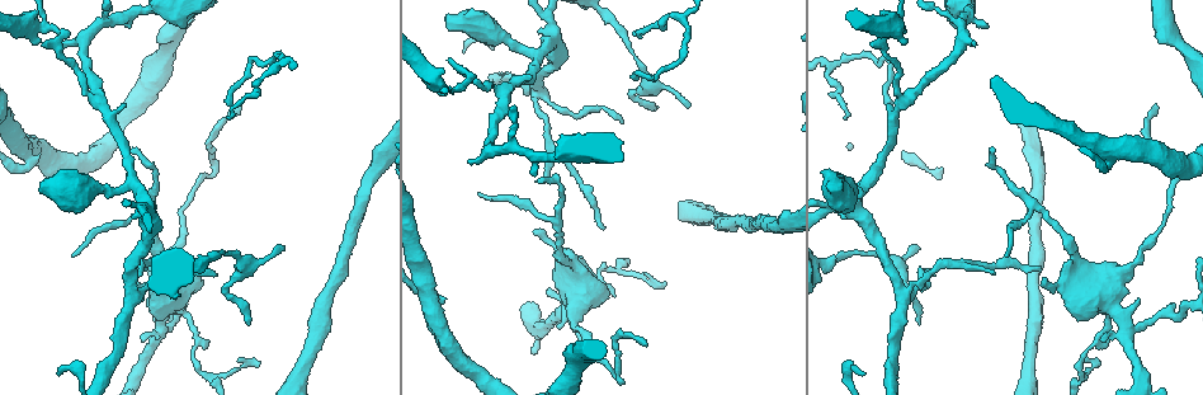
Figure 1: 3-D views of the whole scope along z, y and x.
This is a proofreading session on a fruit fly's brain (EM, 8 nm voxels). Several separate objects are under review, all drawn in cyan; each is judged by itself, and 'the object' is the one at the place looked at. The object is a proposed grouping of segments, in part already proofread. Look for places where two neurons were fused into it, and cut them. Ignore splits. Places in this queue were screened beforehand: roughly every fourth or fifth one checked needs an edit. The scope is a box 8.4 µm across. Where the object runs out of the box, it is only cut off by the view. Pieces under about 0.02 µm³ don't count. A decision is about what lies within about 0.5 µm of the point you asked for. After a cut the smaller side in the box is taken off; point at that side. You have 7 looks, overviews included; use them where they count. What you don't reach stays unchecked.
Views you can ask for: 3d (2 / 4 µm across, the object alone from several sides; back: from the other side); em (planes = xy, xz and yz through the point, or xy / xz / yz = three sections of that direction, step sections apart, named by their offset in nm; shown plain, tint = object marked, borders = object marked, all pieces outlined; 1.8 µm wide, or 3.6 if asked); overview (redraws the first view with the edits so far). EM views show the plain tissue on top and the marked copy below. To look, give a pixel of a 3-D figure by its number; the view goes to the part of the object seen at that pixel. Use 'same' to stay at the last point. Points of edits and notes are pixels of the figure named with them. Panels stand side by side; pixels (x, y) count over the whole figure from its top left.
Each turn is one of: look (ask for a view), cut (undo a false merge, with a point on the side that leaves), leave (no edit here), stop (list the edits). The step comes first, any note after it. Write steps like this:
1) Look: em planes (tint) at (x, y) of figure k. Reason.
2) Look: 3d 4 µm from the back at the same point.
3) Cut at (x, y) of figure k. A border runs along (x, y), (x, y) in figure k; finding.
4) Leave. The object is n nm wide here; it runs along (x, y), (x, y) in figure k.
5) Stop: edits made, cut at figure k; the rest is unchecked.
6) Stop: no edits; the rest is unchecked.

Look: em planes (tint) at (159, 328) of figure 1. Small branch off a trunk.

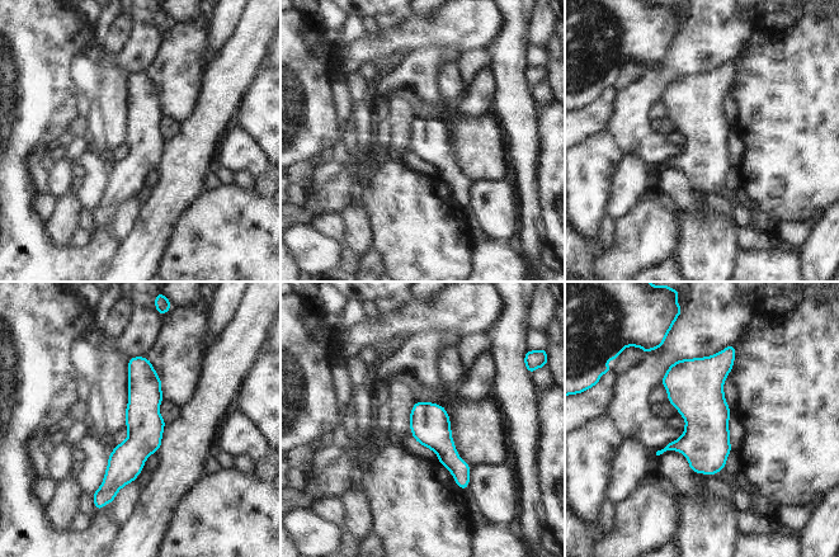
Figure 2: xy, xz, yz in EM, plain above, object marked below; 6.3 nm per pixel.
Leave. It runs along (141, 359), (141, 443), (109, 494) in figure 2; all the same neuron.

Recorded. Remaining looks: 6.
Look: em yz step 16 (borders) at (534, 92) of figure 1. Sharp bend.

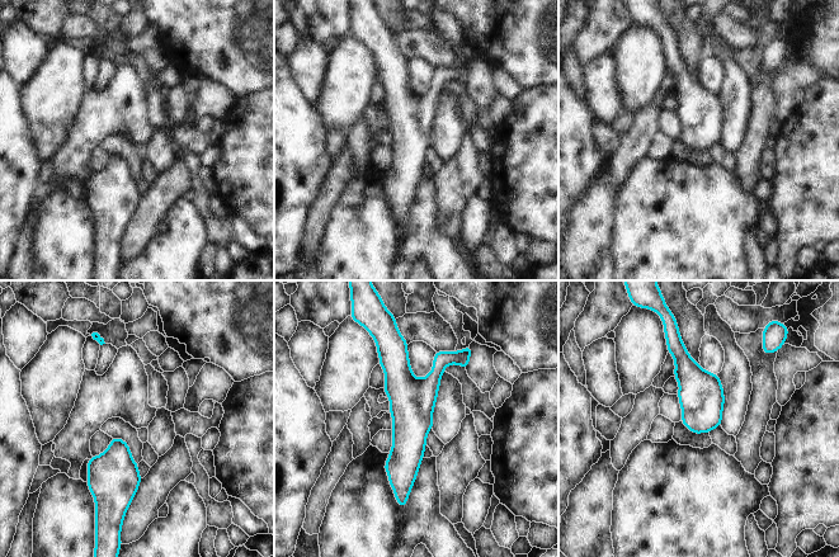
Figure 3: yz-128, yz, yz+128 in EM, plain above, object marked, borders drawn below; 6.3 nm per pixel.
Leave. It runs along (402, 348), (404, 498) in figure 3; continuous, no second neuron.

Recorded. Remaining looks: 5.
Look: em yz step 4 (tint) at (1036, 207) of figure 1. Abrupt turn.

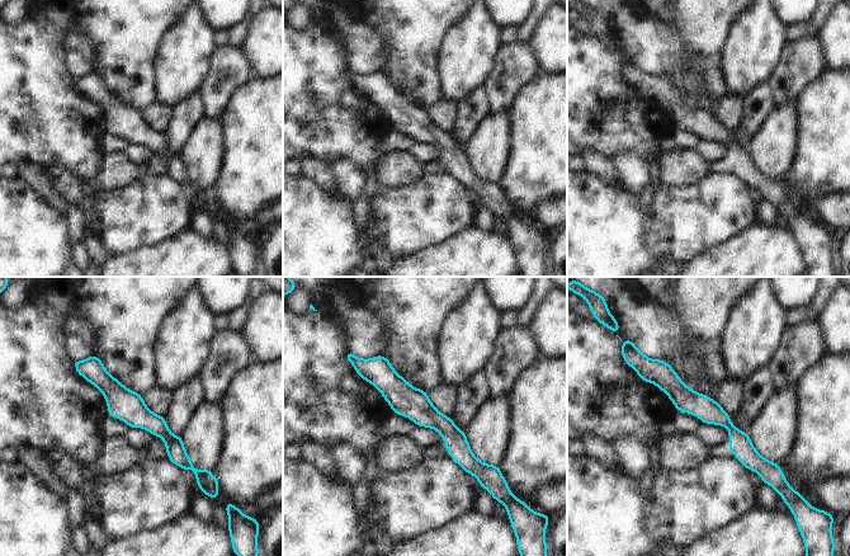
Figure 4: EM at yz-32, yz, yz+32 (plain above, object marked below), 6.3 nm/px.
Look: em planes (tint) at the same point. Another direction.

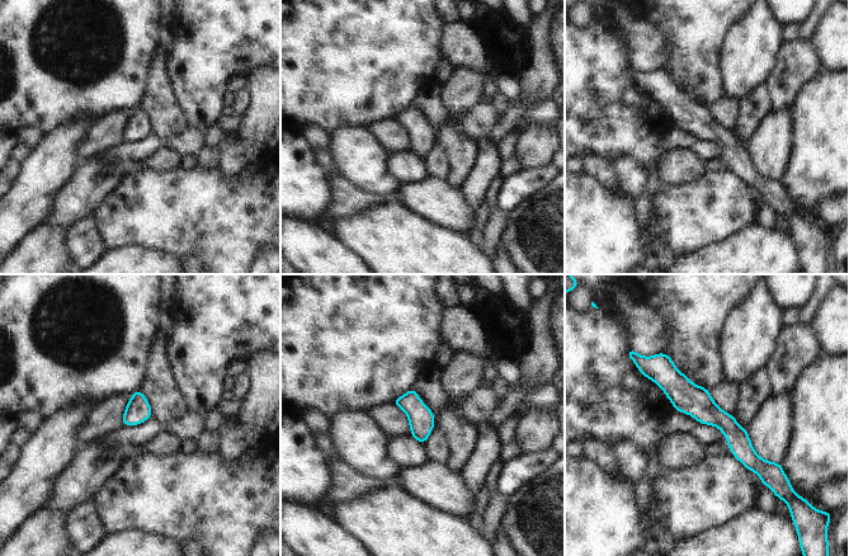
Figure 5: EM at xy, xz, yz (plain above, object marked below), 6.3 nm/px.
Leave. Continuous, no second neuron.

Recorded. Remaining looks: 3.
Stop: no edits; the rest is unchecked.

